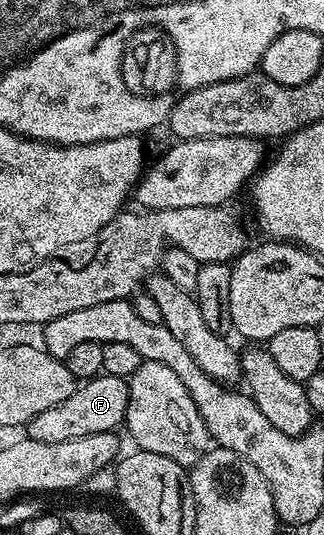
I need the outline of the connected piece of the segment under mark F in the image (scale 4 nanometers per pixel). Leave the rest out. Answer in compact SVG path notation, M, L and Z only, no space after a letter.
M101 373L95 378L87 378L81 384L75 385L72 396L68 396L68 400L60 400L60 404L52 404L52 408L40 412L40 416L32 416L32 420L24 427L24 434L32 440L40 440L40 444L60 444L64 440L80 440L84 436L96 436L96 432L117 431L125 423L127 412L127 379Z

